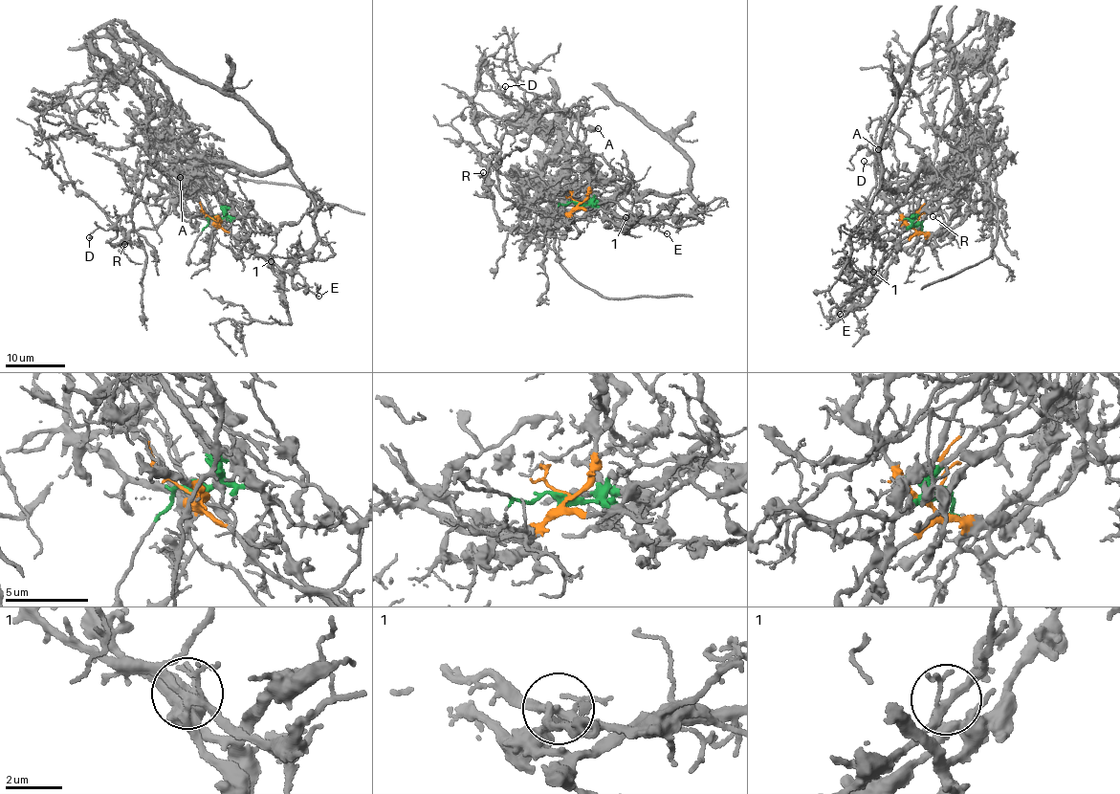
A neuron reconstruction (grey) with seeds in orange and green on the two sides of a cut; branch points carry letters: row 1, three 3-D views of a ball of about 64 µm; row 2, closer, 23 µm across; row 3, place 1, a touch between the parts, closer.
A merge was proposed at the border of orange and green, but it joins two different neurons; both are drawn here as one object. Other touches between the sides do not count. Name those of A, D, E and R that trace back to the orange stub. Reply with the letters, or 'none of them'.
D, E, R

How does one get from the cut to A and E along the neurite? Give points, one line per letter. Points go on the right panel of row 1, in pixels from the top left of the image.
A: (914, 224), (912, 217), (935, 172), (899, 132), (892, 131), (878, 149)
E: (915, 223), (914, 233), (879, 262), (879, 267), (849, 294), (840, 314)

